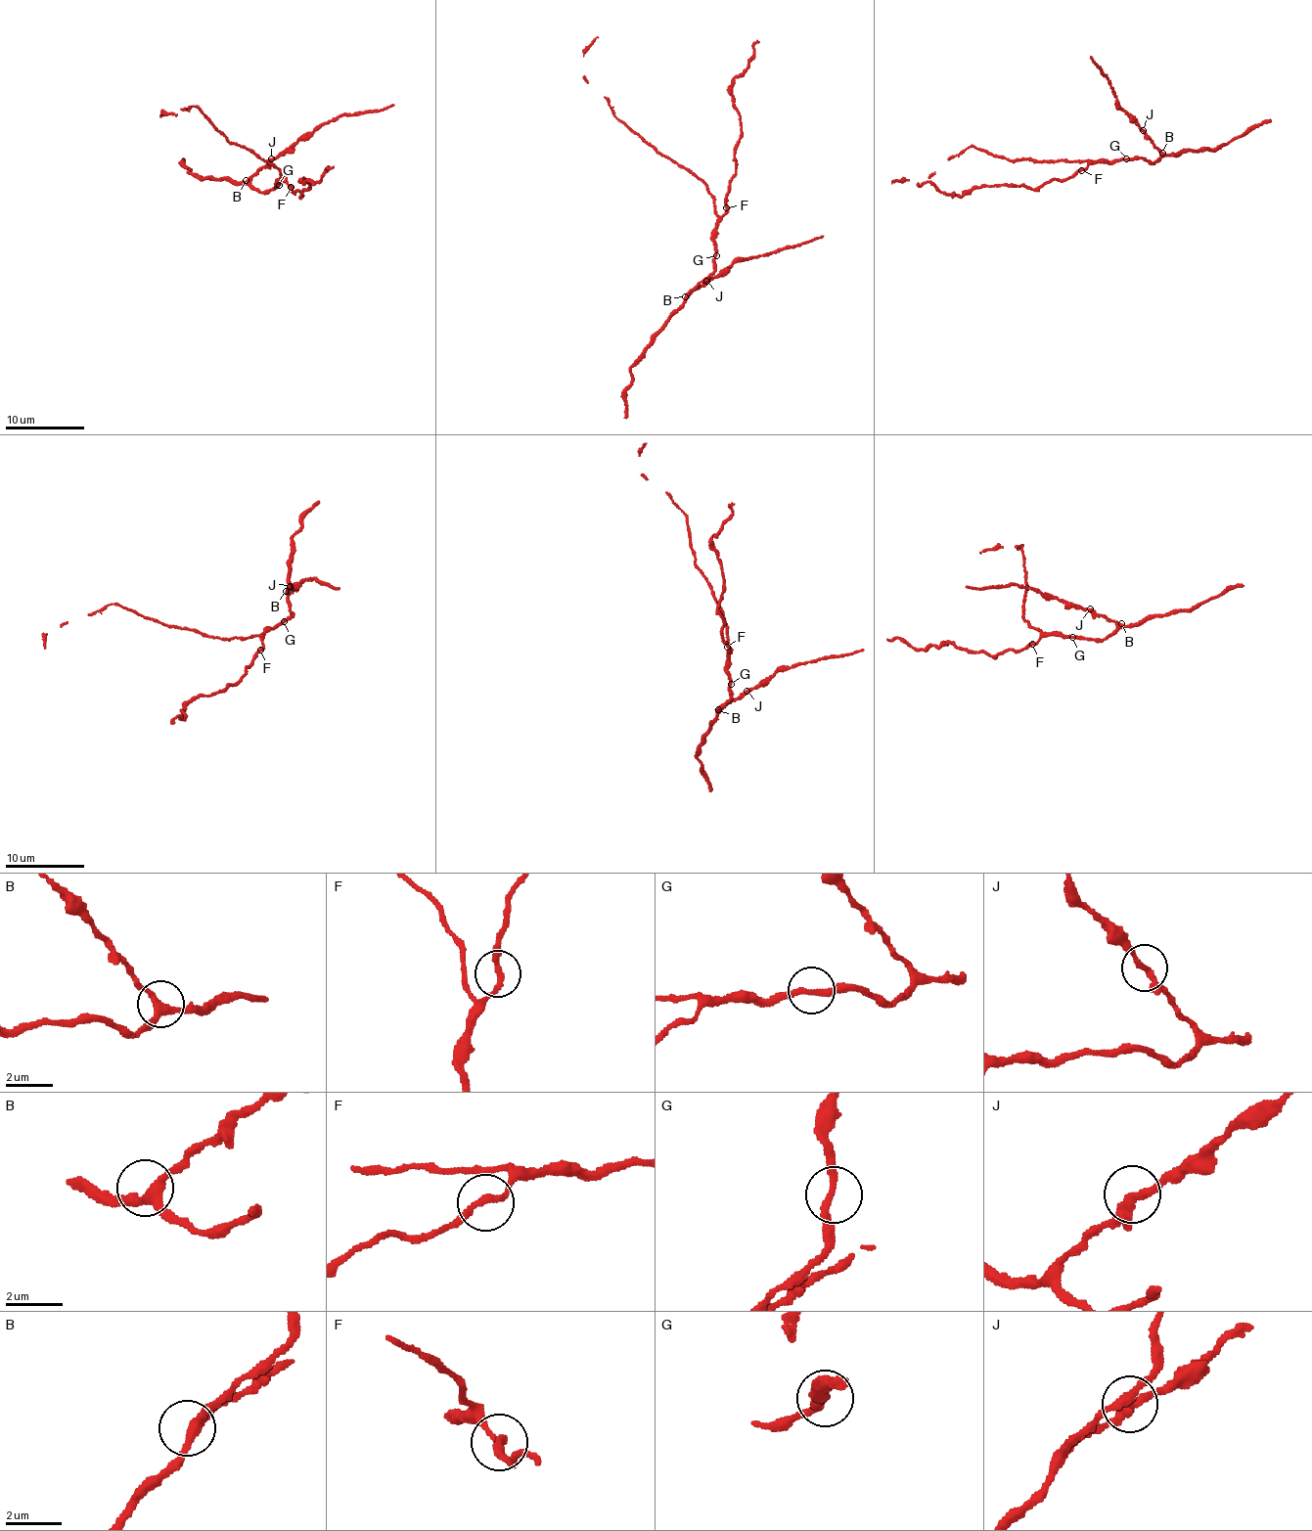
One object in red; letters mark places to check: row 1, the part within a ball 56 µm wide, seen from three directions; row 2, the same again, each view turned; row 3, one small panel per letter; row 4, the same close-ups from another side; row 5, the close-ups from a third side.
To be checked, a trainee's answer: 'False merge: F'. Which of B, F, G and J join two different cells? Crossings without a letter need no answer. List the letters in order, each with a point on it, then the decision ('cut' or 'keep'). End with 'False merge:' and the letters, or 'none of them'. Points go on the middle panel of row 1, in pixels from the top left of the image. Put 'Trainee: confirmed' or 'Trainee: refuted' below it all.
B: (685, 296) | keep
F: (726, 207) | keep
G: (716, 255) | keep
J: (706, 281) | keep
False merge: none of them
Trainee: refuted

